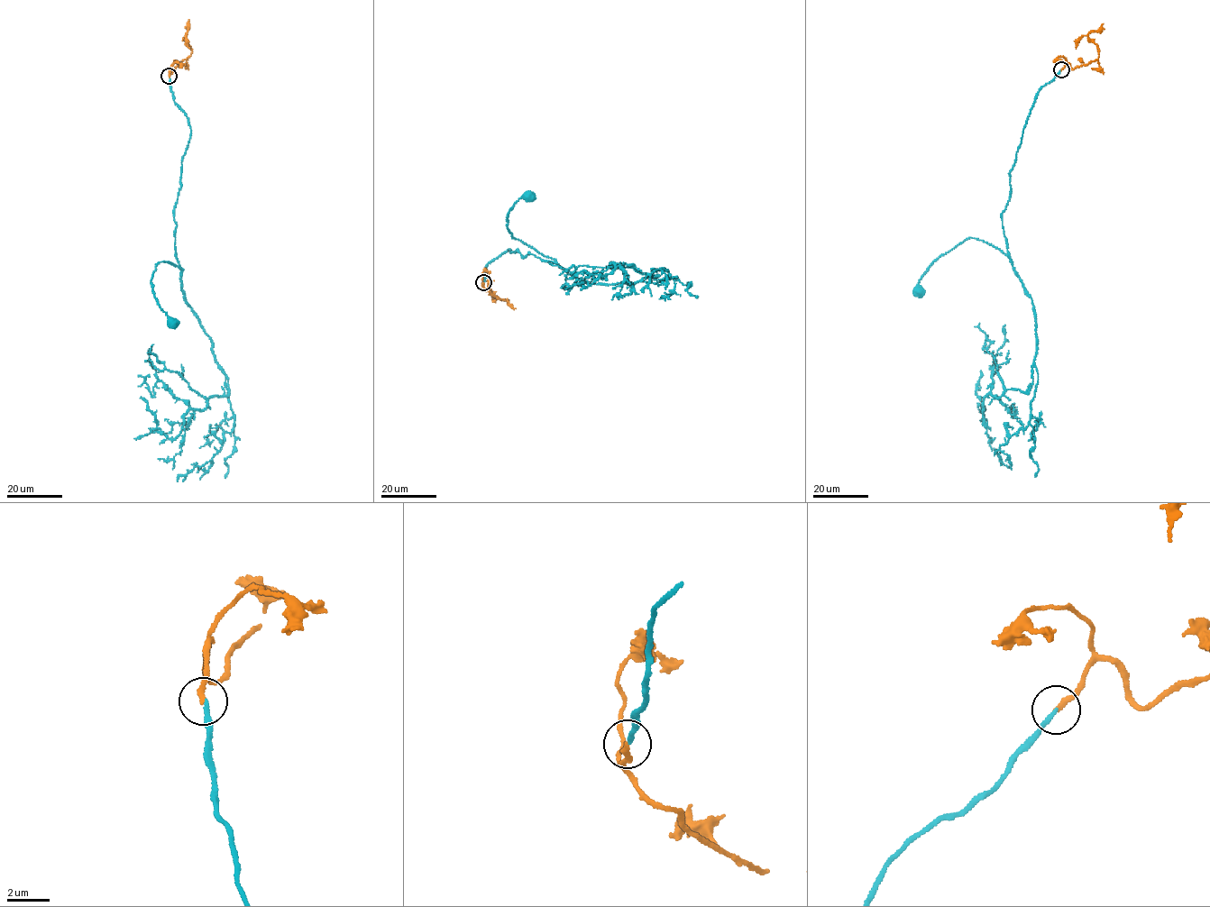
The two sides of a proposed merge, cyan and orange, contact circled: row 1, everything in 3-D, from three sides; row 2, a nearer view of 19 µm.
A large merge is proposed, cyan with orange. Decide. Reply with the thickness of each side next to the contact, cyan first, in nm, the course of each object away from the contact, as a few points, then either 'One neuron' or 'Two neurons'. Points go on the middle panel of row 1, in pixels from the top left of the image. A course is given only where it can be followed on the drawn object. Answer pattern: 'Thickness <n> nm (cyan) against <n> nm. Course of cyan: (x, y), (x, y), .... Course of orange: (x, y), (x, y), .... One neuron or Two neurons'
Thickness 180 nm (cyan) against 240 nm. Course of cyan: (483, 283), (489, 263), (508, 250), (555, 261), (513, 238), (507, 226), (515, 202), (528, 196). Course of orange: (483, 283), (490, 293), (508, 300), (501, 299), (490, 290), (493, 299). One neuron

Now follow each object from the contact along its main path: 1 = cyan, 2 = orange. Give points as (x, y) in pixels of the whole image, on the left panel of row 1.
1: (169, 76), (190, 134), (174, 212), (182, 270), (157, 263), (151, 282), (172, 323)
2: (169, 76), (169, 68), (170, 73), (190, 54), (192, 49), (185, 38), (188, 20)

